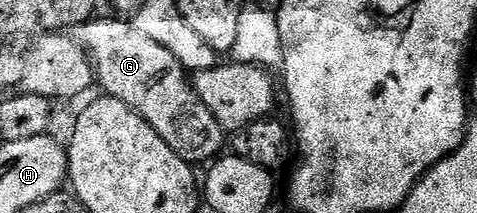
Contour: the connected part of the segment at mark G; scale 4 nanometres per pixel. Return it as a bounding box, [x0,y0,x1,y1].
[79,18,227,166]

